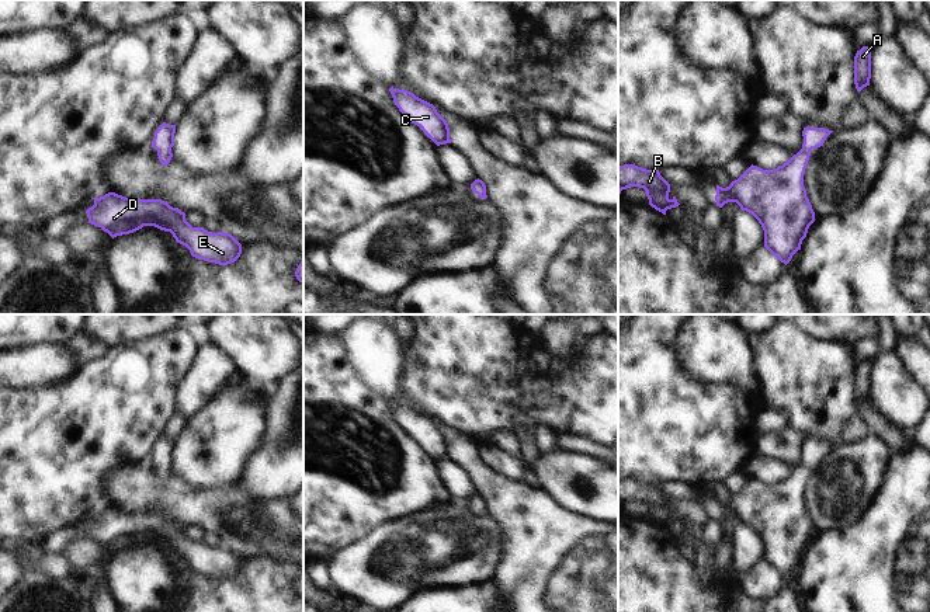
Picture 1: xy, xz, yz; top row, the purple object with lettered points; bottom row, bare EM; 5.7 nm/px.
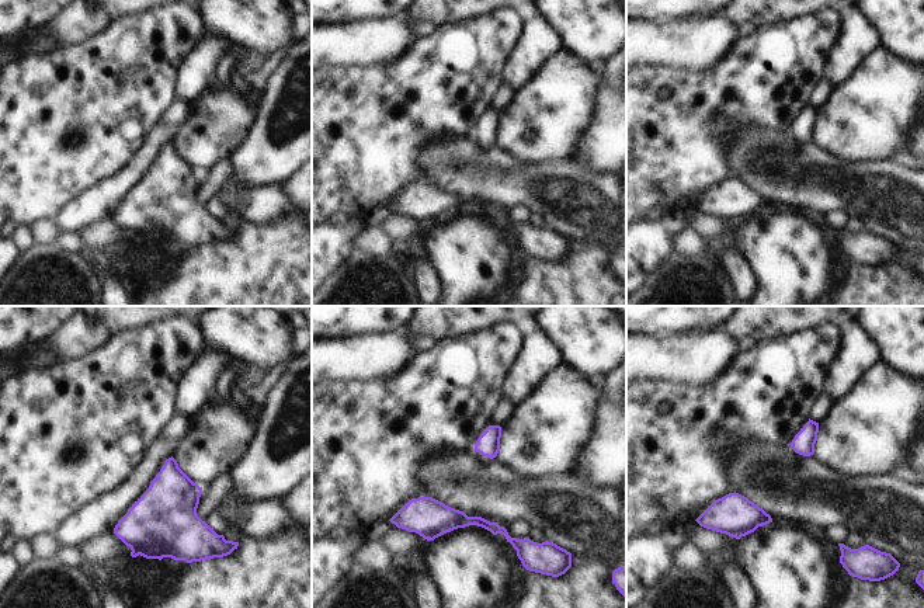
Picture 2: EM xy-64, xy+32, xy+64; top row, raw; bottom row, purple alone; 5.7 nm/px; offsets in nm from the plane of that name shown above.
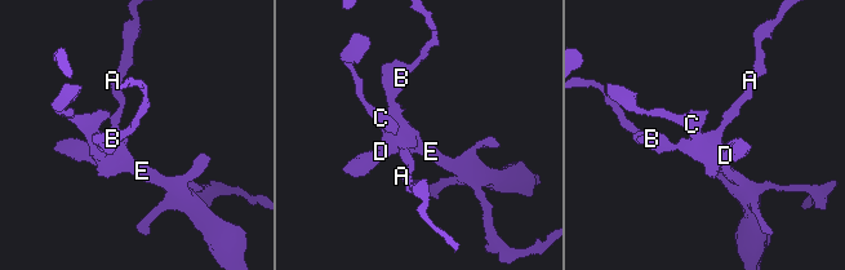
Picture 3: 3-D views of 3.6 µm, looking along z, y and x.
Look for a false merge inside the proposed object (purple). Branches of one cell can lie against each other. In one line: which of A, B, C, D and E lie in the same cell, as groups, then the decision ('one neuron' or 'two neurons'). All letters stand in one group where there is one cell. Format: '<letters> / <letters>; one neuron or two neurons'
A B C D E; one neuron

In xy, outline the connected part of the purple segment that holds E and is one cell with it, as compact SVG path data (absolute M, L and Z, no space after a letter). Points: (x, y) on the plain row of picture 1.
M115 507L93 514L94 519L86 525L89 538L101 542L112 553L155 540L170 546L198 574L228 580L242 568L242 559L230 547L192 542L184 526L162 514L125 512Z

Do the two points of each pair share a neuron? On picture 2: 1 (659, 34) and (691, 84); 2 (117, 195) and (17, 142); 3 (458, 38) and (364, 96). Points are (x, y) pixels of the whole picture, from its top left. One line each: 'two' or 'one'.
1: two
2: two
3: one

